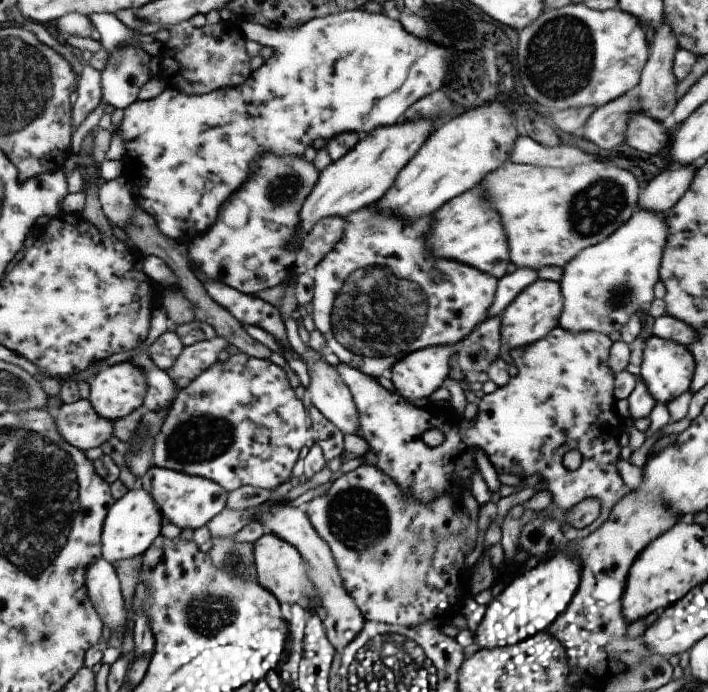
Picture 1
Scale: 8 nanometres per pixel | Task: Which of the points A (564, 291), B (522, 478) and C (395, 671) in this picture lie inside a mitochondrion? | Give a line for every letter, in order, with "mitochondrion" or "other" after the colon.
A: other
B: other
C: mitochondrion

